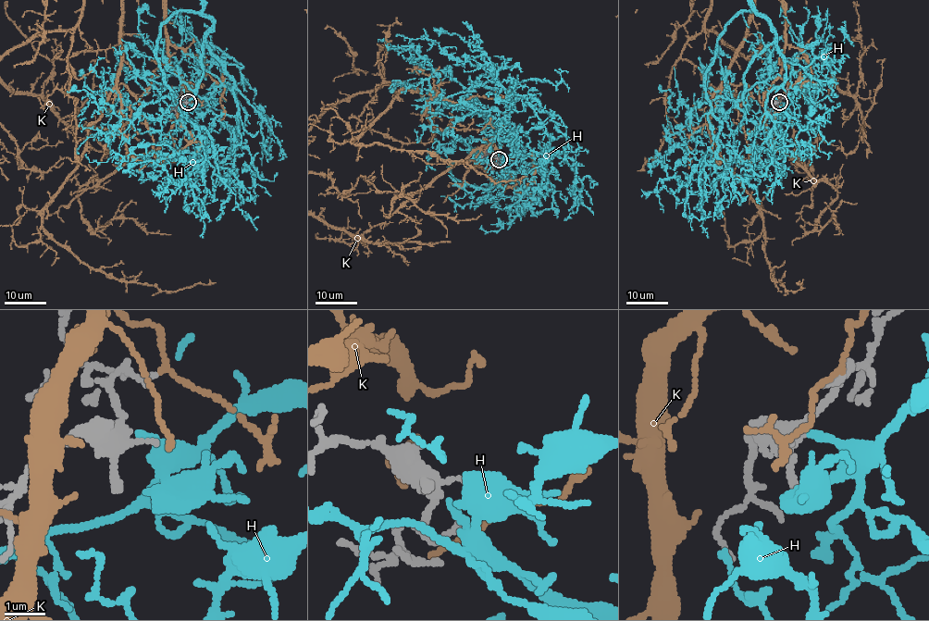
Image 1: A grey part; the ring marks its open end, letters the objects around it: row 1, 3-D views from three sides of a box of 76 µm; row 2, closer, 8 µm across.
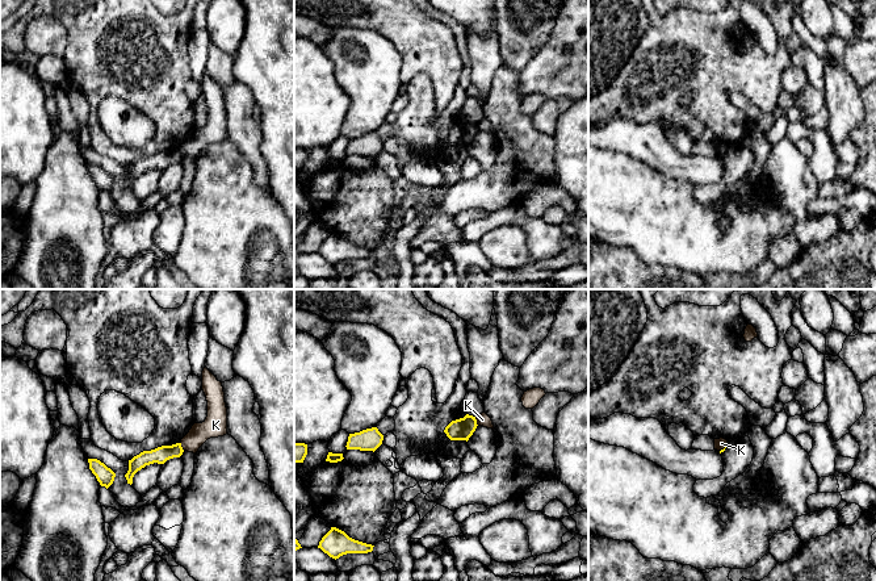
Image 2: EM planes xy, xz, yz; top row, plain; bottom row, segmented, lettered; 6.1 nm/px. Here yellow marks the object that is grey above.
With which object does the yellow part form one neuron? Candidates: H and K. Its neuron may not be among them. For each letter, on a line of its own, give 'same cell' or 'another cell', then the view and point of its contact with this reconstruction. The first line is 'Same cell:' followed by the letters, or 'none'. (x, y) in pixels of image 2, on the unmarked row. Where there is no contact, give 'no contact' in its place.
Same cell: H
H: same cell | no contact
K: another cell | xz (476, 126)

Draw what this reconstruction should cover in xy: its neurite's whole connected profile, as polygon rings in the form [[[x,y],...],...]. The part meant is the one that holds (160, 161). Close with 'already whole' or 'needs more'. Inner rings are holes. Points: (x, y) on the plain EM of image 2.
[[[176,149],[172,151],[162,151],[151,156],[141,158],[139,160],[129,166],[129,176],[125,180],[127,189],[131,191],[134,180],[142,174],[144,174],[146,171],[154,168],[164,170],[169,164],[180,163],[183,158],[184,155],[181,152],[181,149]]]; already whole

